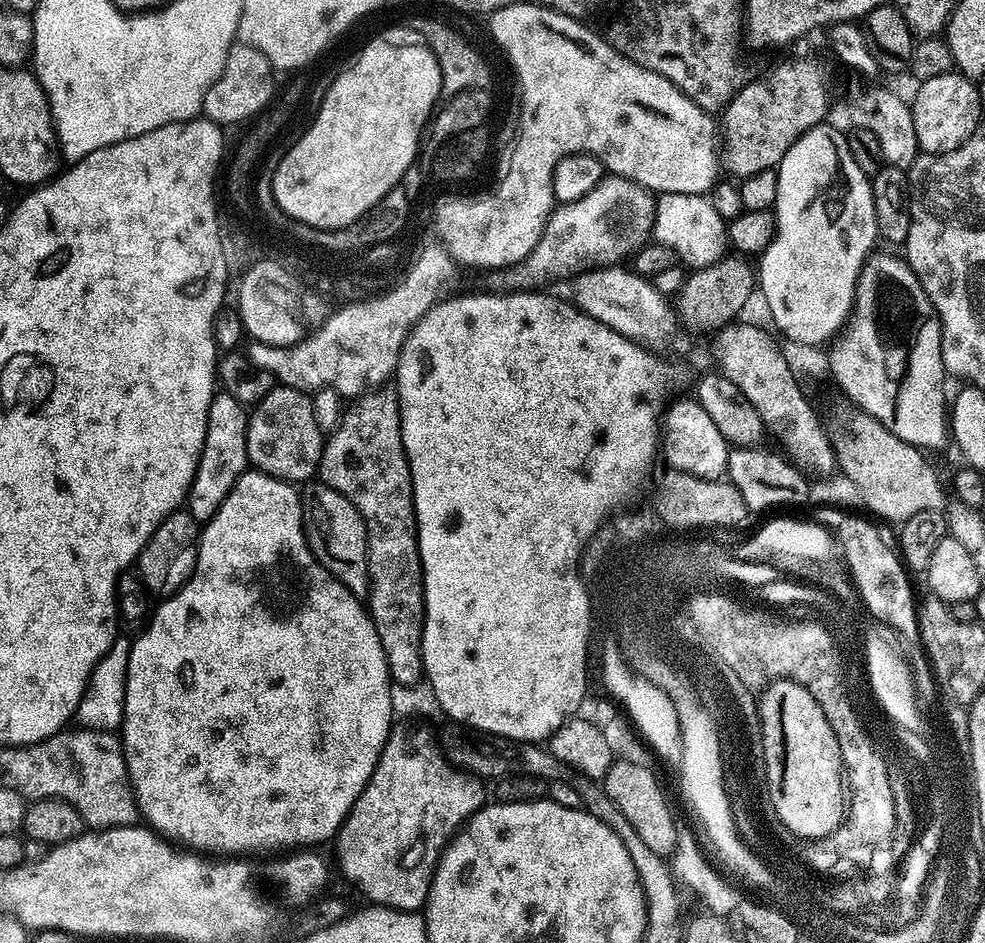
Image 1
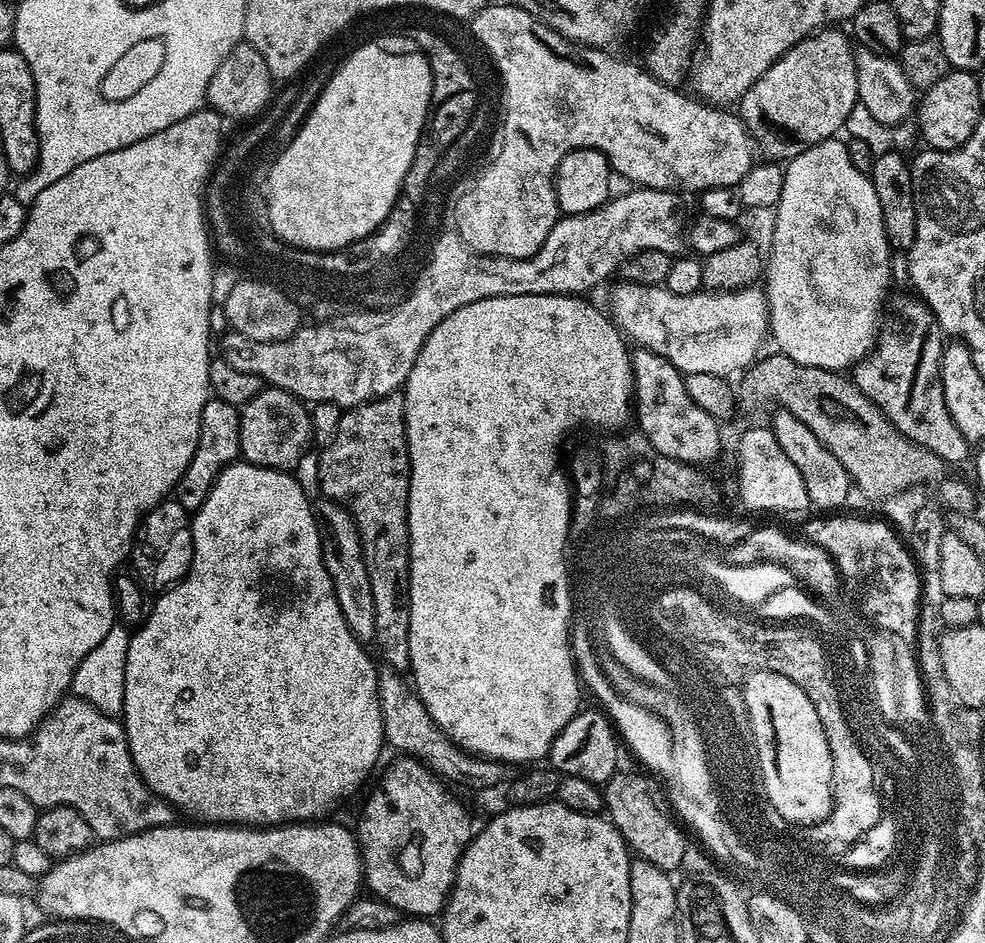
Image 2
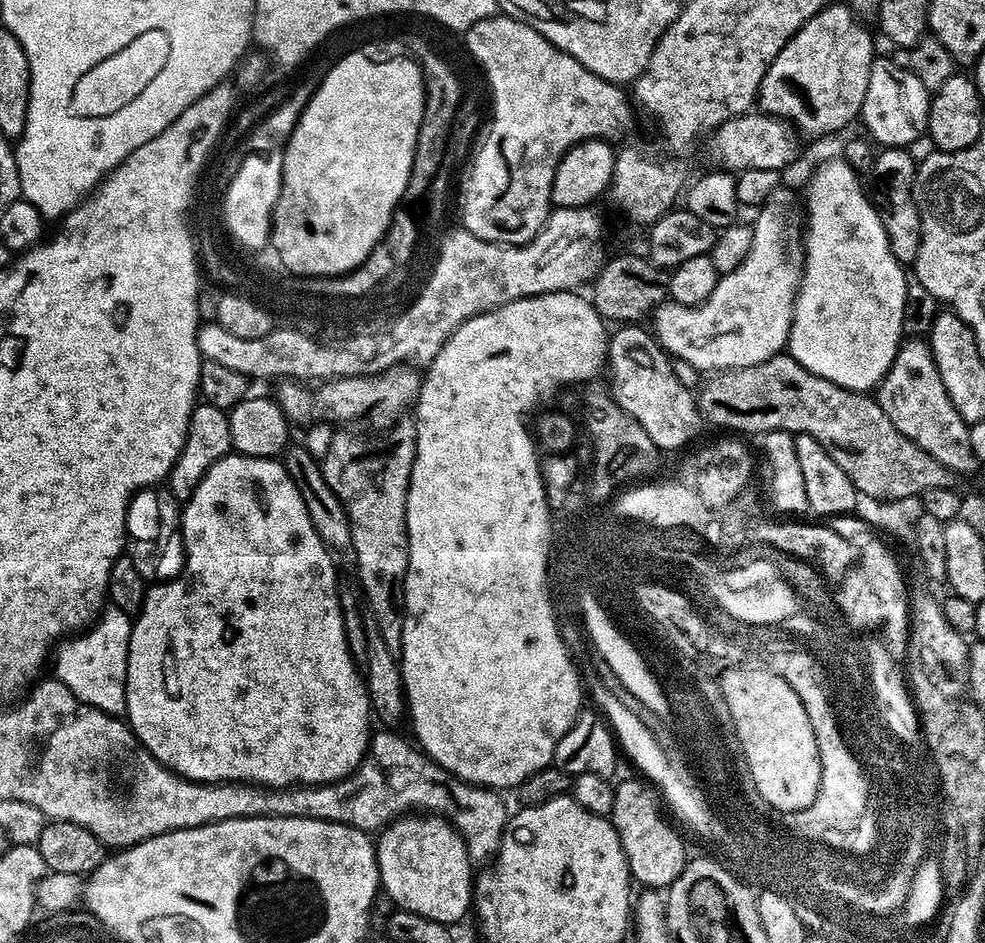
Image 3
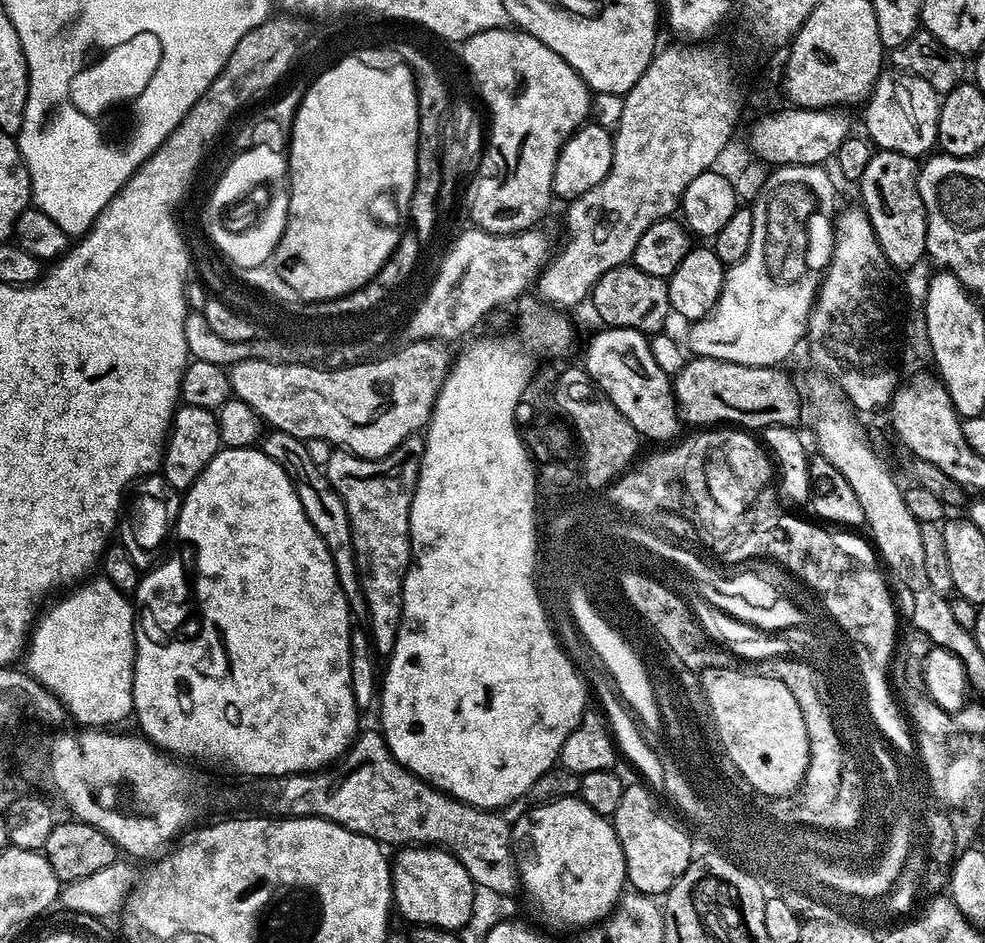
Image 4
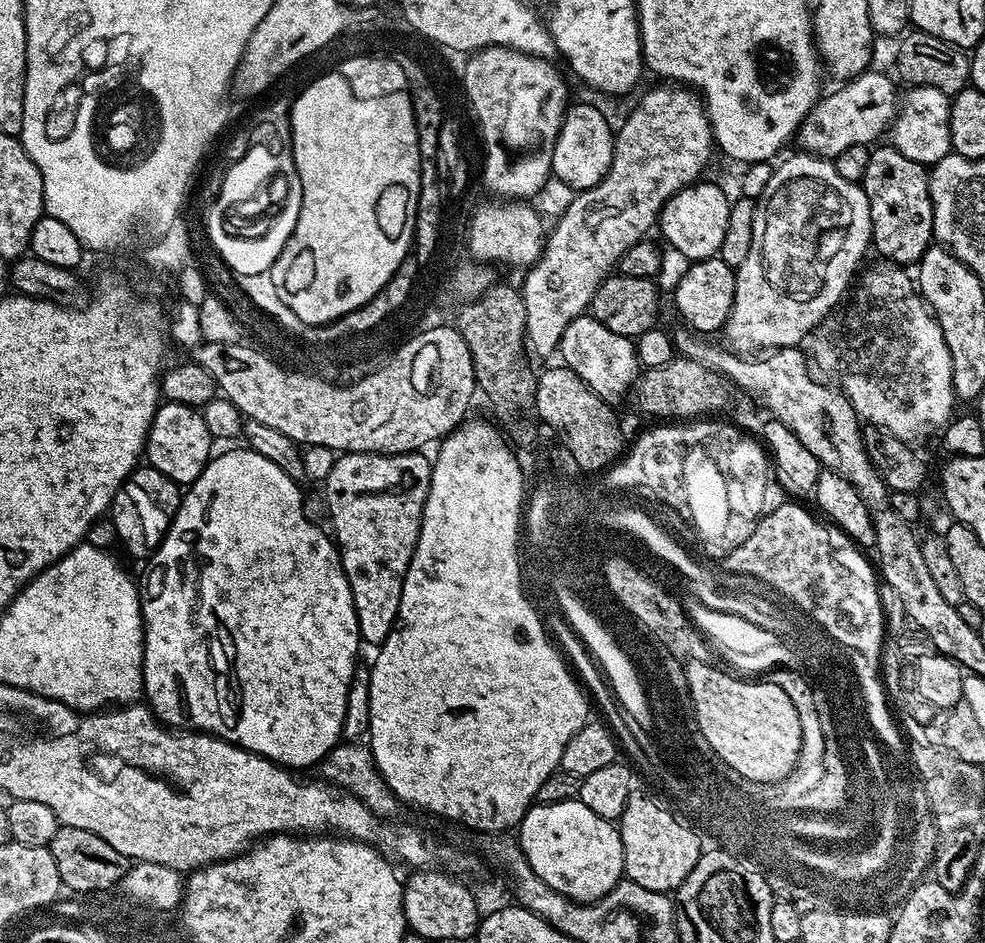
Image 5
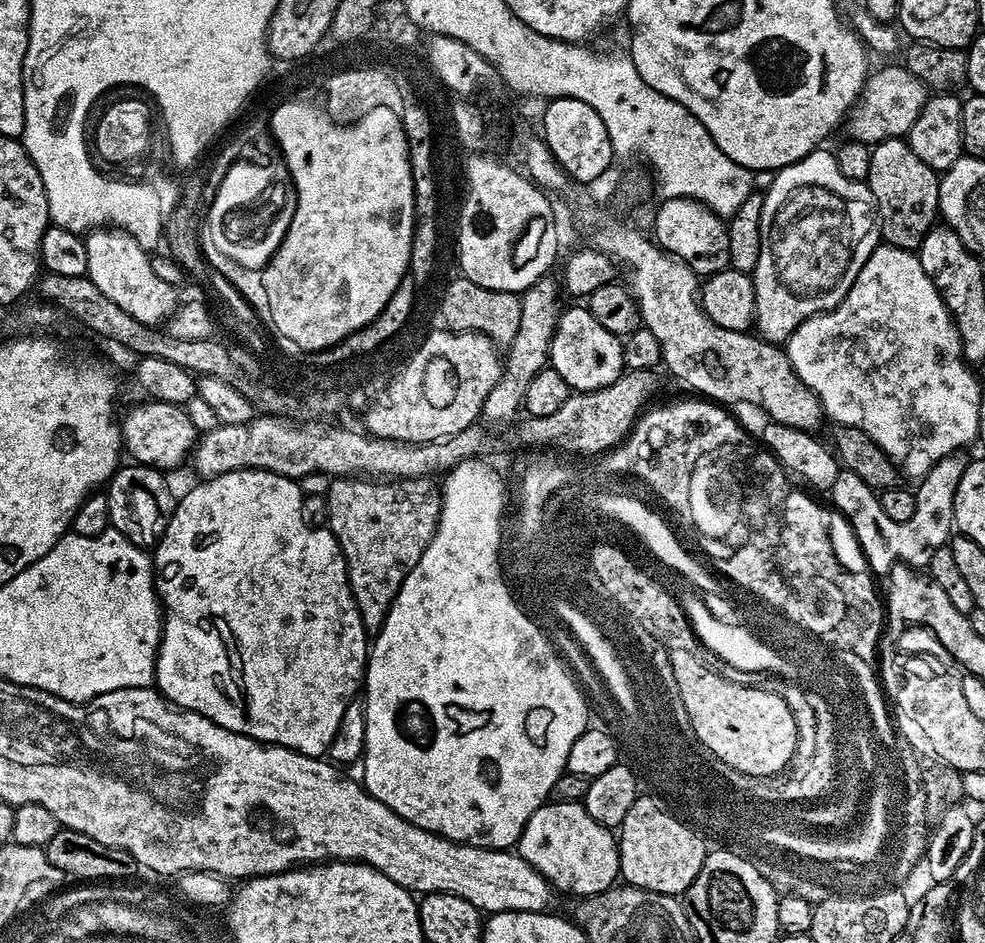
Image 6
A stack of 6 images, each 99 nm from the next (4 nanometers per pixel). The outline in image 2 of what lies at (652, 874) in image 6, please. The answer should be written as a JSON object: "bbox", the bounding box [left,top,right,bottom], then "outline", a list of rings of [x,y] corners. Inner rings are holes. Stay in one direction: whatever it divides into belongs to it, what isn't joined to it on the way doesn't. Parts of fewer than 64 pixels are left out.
{"bbox":[603,770,684,873],"outline":[[[618,770],[608,779],[607,784],[603,785],[604,808],[606,809],[607,819],[612,821],[612,825],[622,834],[624,843],[639,859],[650,862],[663,872],[675,873],[675,868],[684,860],[684,836],[680,833],[680,828],[656,805],[656,800],[652,797],[652,792],[648,789],[648,784],[636,772],[624,772]]]}

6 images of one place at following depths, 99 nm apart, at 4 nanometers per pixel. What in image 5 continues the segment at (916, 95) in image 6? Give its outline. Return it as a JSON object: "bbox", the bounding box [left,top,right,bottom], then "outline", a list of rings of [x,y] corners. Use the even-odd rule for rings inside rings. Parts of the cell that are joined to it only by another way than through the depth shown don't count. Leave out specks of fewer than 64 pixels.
{"bbox":[798,70,901,158],"outline":[[[869,70],[853,80],[841,83],[837,92],[821,95],[810,114],[800,123],[798,144],[805,153],[834,158],[849,146],[875,145],[880,135],[887,133],[896,118],[901,93],[896,93],[897,81],[884,72]]]}

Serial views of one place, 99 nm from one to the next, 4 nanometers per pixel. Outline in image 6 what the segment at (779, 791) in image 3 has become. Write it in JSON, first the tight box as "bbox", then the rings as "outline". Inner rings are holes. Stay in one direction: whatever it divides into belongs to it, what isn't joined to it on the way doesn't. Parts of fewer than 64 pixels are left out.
{"bbox":[670,648,796,776],"outline":[[[681,648],[671,649],[670,652],[675,681],[678,691],[682,694],[682,706],[686,706],[686,714],[694,726],[694,734],[707,748],[726,766],[734,766],[734,770],[742,770],[742,774],[772,776],[783,772],[789,767],[796,745],[796,727],[794,714],[790,714],[790,706],[778,694],[761,688],[751,688],[730,682],[719,671],[707,668],[696,654]]]}

